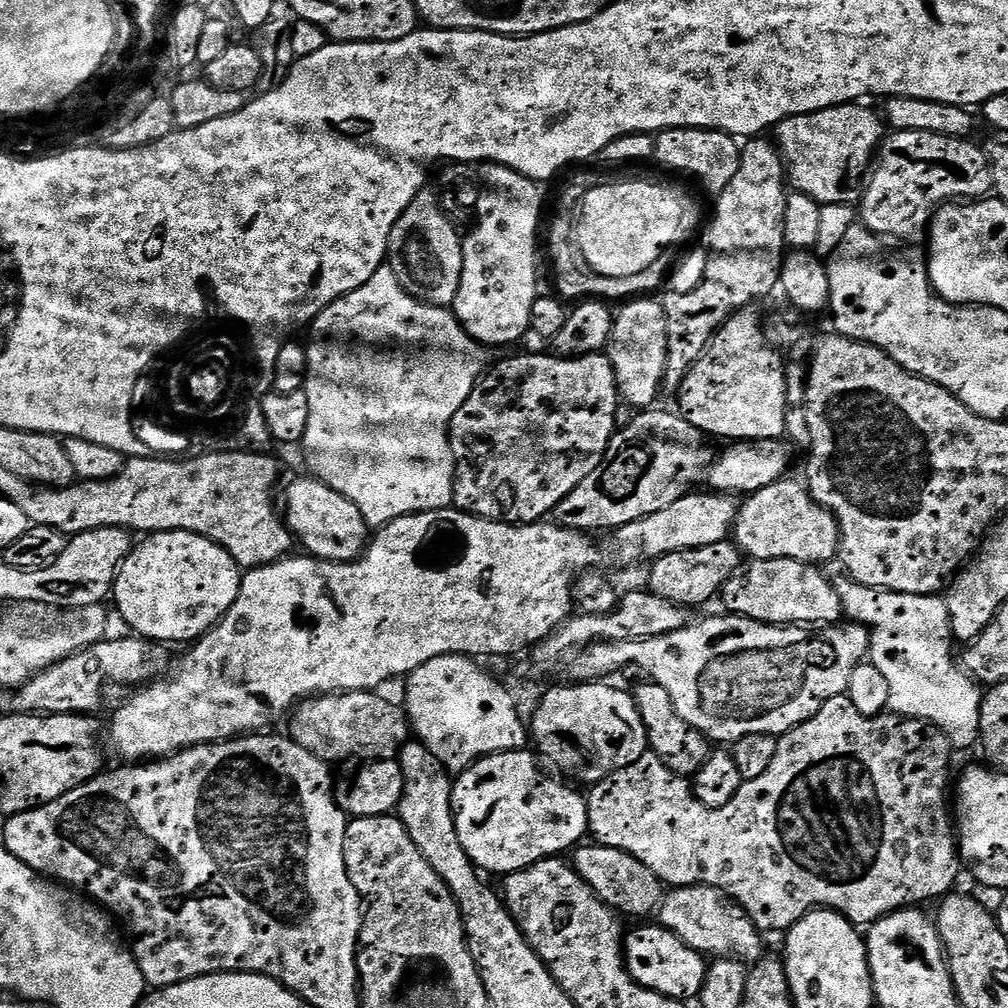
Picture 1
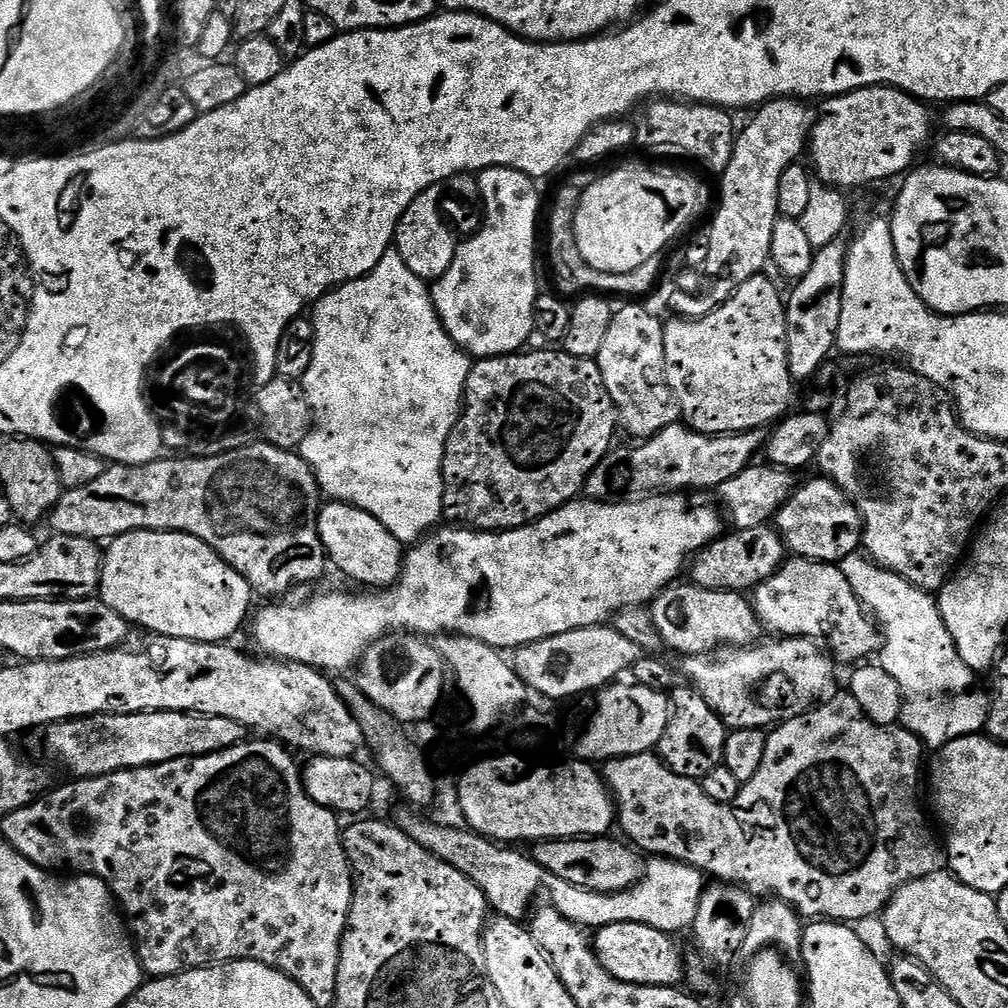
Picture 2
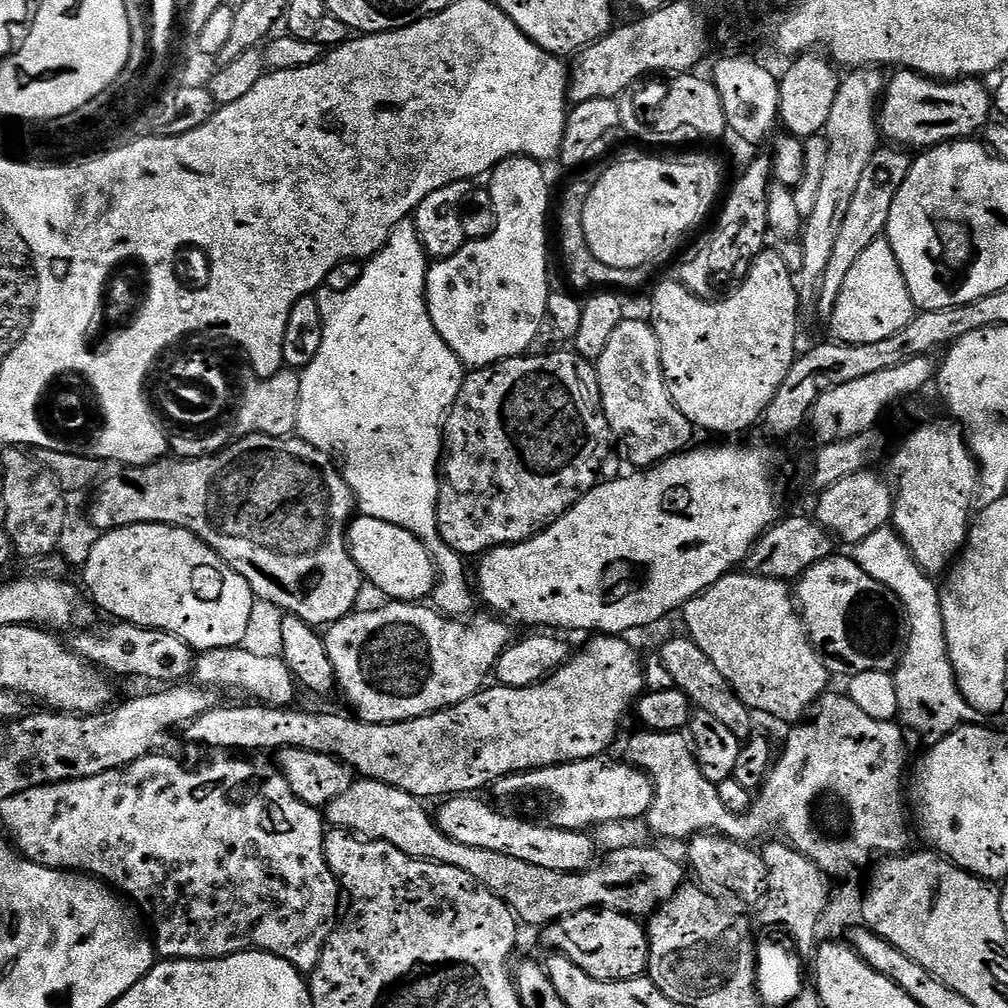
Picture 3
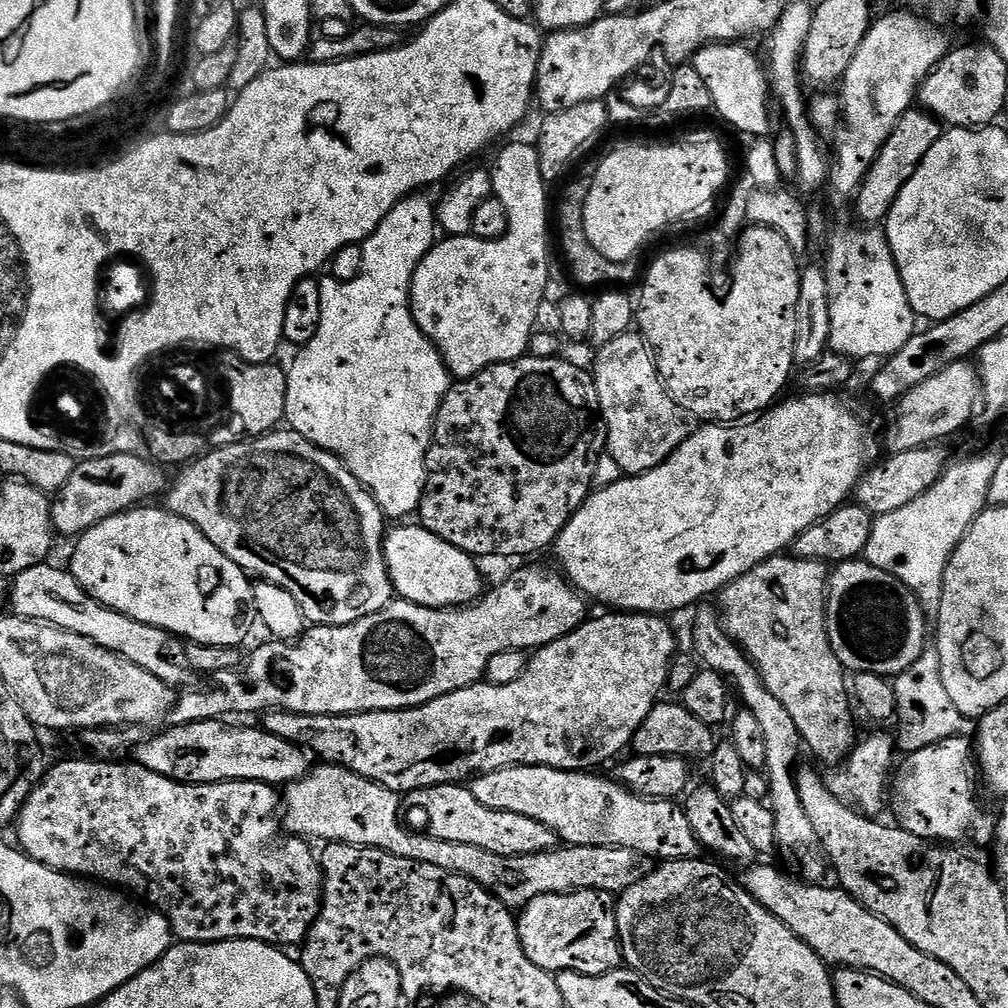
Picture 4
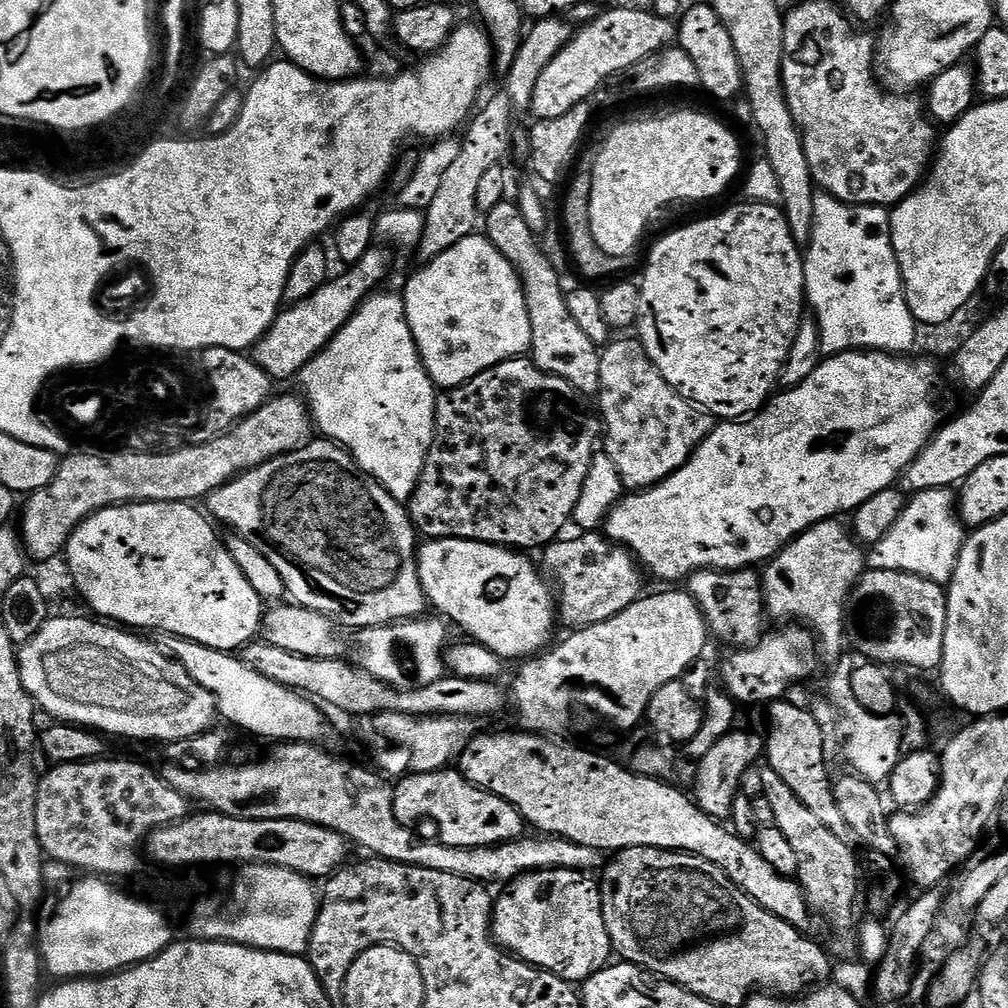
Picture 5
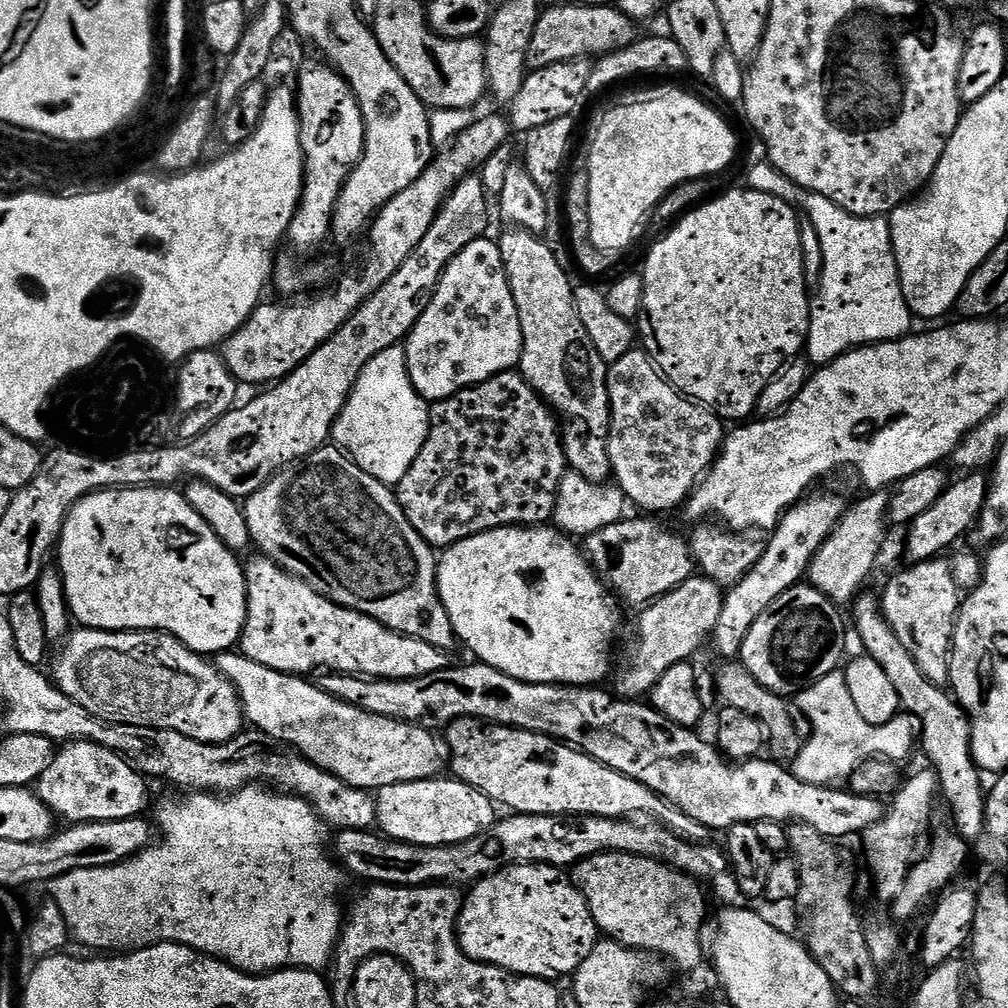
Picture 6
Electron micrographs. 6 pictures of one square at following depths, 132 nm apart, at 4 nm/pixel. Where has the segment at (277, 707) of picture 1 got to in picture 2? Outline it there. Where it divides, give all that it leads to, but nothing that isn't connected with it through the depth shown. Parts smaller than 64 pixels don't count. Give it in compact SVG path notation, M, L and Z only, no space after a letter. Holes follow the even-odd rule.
M657 494L643 498L624 498L620 504L612 504L608 500L593 500L591 498L577 498L568 504L563 504L557 512L544 516L532 524L521 528L511 528L508 532L477 532L467 526L437 527L427 536L416 541L407 549L404 558L404 568L400 572L400 578L391 588L372 590L369 596L355 596L352 592L320 592L301 604L280 604L277 608L264 608L251 621L252 632L256 635L256 644L261 648L263 655L268 658L279 658L297 664L305 664L325 673L340 672L343 668L359 665L361 654L367 650L369 644L380 640L384 636L390 636L393 632L410 632L417 636L433 638L440 633L460 633L463 636L478 639L480 642L497 650L515 650L538 642L542 638L554 638L554 634L566 634L570 630L589 628L595 624L607 625L615 617L616 613L623 608L629 608L635 604L647 605L673 582L681 579L680 571L685 571L690 557L700 549L712 543L717 536L721 535L721 513L712 508L688 508L688 500L684 494Z

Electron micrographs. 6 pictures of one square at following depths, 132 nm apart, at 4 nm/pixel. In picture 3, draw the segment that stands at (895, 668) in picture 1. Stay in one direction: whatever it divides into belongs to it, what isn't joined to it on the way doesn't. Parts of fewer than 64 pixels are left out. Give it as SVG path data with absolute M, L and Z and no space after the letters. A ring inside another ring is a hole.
M891 526L874 530L870 538L862 538L862 542L855 545L854 559L862 570L866 570L866 574L870 574L870 578L882 582L882 586L889 588L904 603L908 645L894 673L899 719L903 727L908 730L913 728L927 742L935 742L964 724L981 723L982 713L966 702L956 684L956 675L948 657L937 581L916 565L904 539Z

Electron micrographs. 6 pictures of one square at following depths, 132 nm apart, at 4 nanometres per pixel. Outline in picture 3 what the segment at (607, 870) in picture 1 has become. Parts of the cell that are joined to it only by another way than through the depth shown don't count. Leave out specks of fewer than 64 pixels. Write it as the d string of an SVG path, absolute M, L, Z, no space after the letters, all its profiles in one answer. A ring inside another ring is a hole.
M457 794L445 799L440 813L435 813L434 819L438 827L447 836L454 838L454 842L462 842L462 846L478 846L482 850L504 852L510 858L518 858L522 862L530 862L530 866L542 866L542 870L558 870L559 872L587 872L597 863L596 844L588 837L589 833L575 828L557 828L551 822L539 824L536 820L523 820L520 816L507 816L496 808L491 808L476 794Z

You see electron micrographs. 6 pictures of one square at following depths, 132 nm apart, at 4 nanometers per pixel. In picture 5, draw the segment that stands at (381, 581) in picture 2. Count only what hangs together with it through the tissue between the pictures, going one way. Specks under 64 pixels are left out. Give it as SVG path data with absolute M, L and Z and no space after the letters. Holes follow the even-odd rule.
M429 539L418 548L418 574L427 603L431 607L433 604L445 621L465 628L475 643L494 650L494 654L505 661L520 662L525 658L535 657L549 647L552 627L557 627L558 624L558 612L554 607L549 581L542 575L541 569L537 565L535 568L524 556L527 555L511 548L499 548L496 544L483 544L473 540Z

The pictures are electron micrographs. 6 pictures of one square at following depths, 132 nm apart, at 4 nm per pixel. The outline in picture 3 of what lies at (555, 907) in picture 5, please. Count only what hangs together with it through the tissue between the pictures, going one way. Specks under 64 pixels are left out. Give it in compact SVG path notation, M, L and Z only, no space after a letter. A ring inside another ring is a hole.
M586 908L584 910L578 910L569 916L561 916L553 924L547 925L543 929L543 932L544 940L552 947L551 951L553 953L568 956L587 976L593 976L595 980L638 980L648 971L648 934L645 925L635 916L628 916L624 912L615 912L613 908Z

